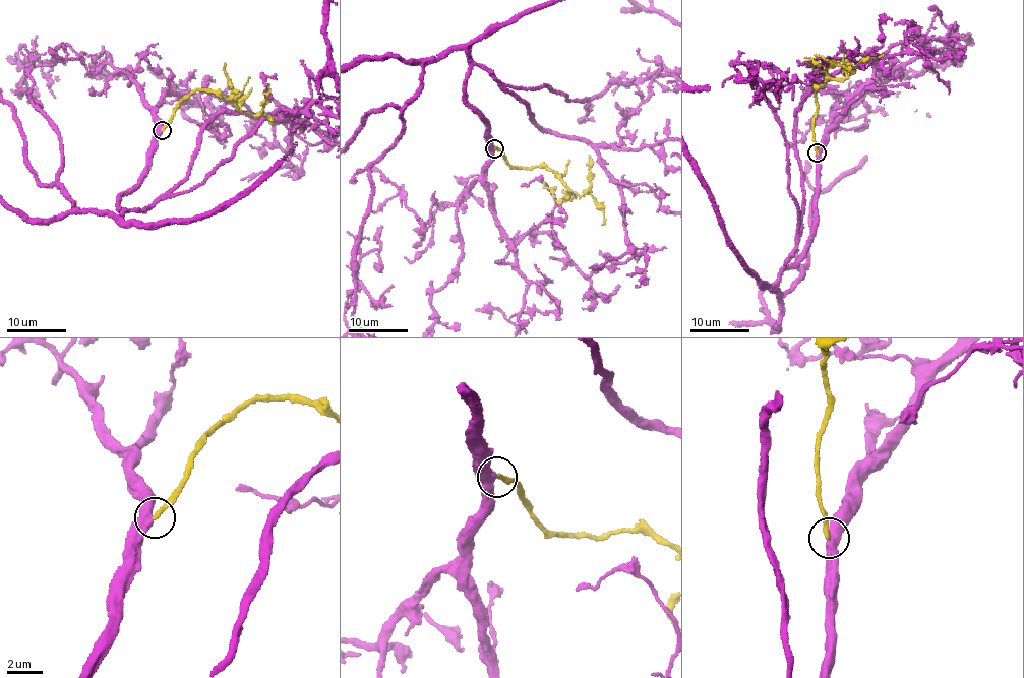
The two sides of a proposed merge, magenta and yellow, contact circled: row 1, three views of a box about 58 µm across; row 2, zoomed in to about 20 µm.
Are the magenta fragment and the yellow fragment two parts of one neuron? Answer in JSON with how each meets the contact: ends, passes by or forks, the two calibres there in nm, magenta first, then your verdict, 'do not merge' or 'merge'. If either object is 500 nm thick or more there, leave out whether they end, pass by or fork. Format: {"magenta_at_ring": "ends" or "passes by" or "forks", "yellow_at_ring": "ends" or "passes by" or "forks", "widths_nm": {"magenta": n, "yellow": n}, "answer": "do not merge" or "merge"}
{"widths_nm": {"magenta": 500, "yellow": 240}, "answer": "merge"}

